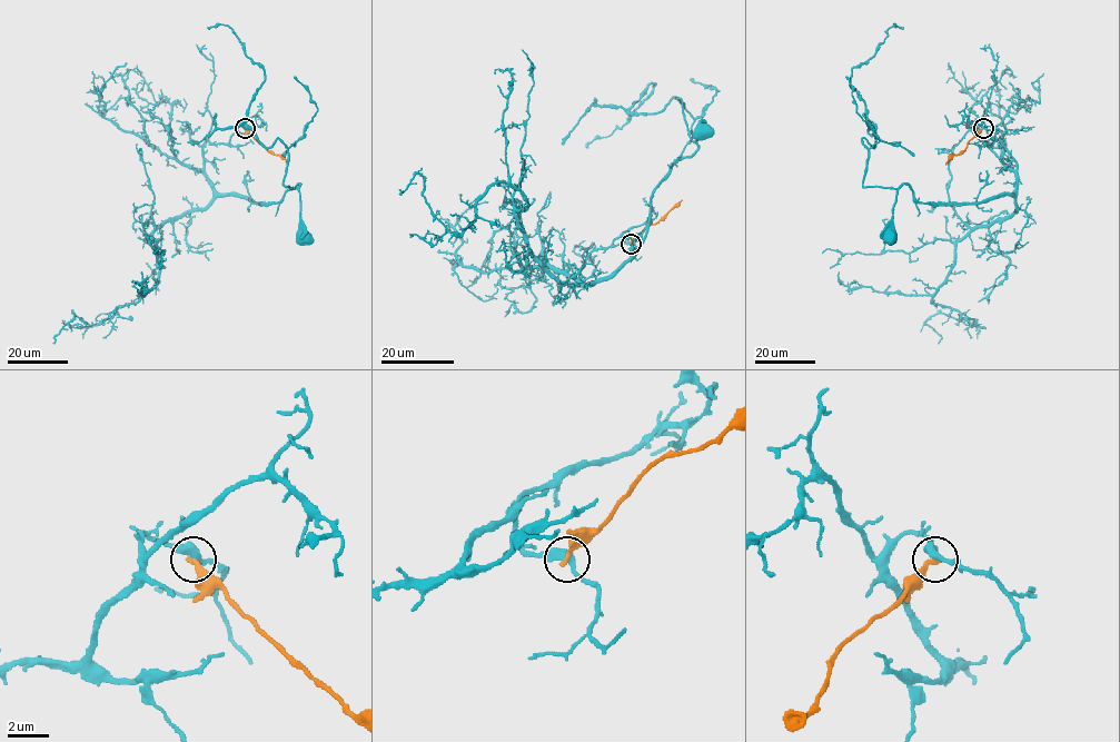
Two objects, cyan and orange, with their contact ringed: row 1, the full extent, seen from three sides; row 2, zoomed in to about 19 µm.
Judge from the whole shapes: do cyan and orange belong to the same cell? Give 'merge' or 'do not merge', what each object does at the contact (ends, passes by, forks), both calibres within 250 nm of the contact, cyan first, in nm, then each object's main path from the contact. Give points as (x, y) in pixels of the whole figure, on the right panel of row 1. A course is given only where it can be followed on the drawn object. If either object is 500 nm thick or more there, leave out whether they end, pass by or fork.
do not merge; cyan passes by; orange ends there; 400 nm thick on the cyan side, 300 nm on the other; cyan runs (983, 128), (981, 140), (997, 140), (1017, 164), (1017, 187), (982, 203), (919, 203), (904, 184), (888, 238); orange runs (983, 128), (963, 151), (947, 162)

